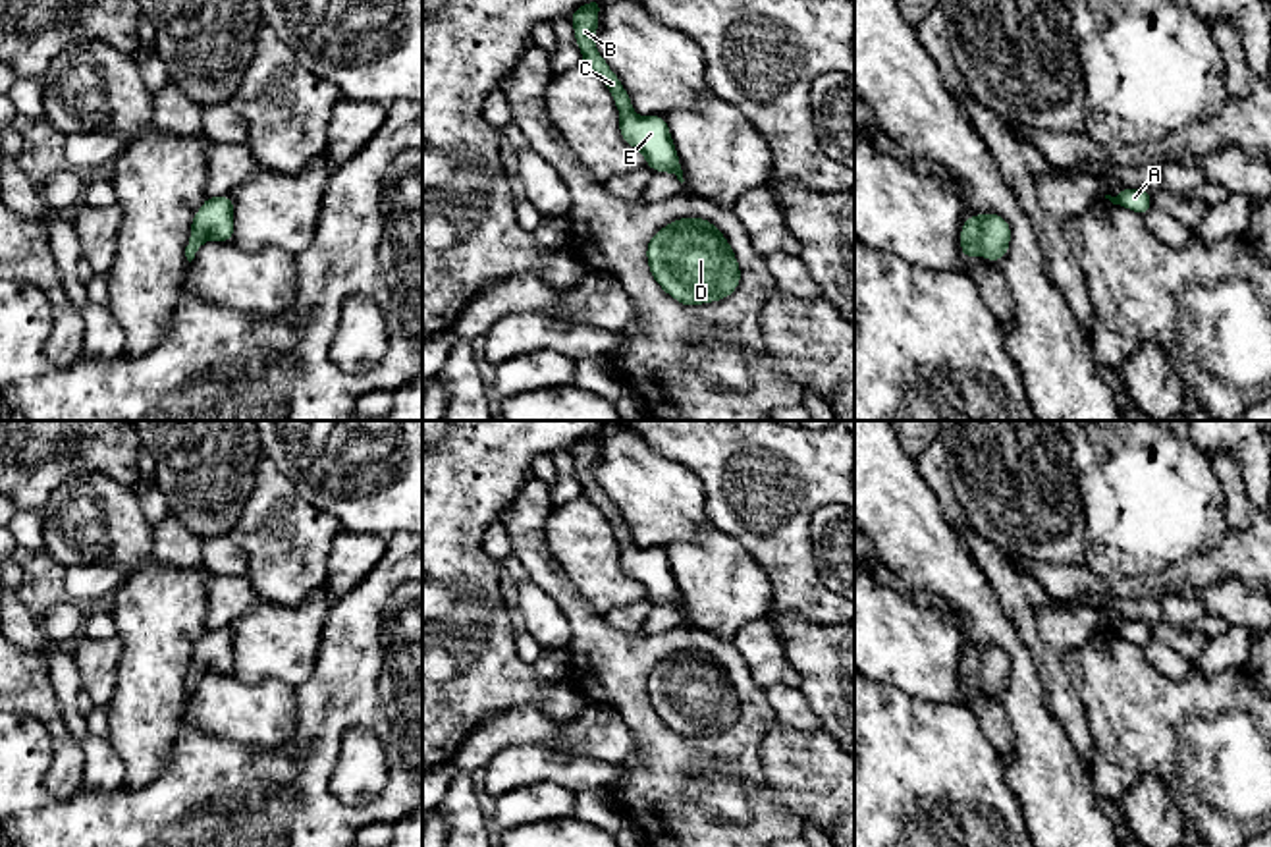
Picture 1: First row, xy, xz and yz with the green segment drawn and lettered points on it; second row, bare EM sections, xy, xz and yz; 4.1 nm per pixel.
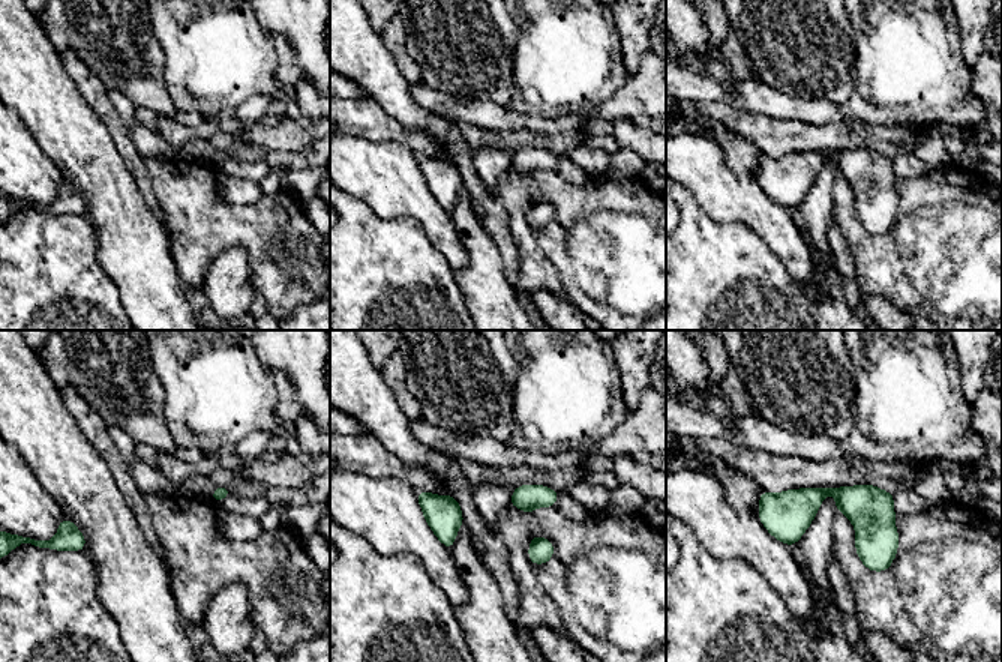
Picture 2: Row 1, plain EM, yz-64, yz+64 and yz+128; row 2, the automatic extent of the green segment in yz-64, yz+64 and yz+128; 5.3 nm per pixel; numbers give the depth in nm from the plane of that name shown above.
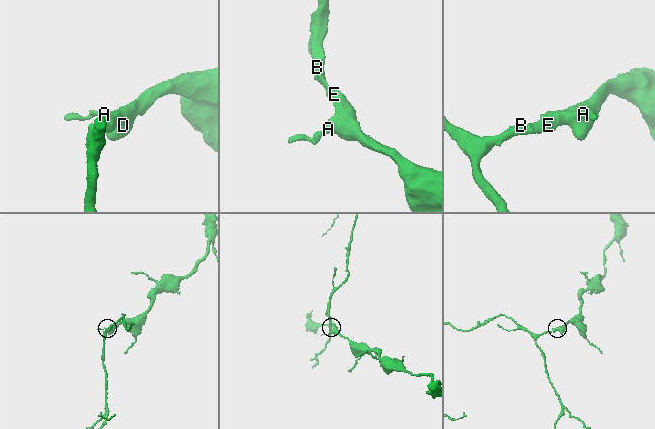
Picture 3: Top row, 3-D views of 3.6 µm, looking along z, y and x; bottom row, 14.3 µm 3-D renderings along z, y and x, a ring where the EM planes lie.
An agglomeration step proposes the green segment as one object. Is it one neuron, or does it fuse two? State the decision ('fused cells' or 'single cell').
single cell

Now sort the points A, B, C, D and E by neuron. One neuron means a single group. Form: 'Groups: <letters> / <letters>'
Groups: A B C D E

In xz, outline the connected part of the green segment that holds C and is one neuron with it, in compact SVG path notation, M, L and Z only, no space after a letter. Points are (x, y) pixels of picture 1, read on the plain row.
M594 432L577 440L569 448L575 459L575 473L582 484L582 496L590 500L611 525L617 544L621 546L619 565L623 573L642 585L648 600L652 600L654 604L675 606L677 612L683 615L685 612L679 587L673 577L665 550L635 546L631 529L594 478L600 440L602 432Z

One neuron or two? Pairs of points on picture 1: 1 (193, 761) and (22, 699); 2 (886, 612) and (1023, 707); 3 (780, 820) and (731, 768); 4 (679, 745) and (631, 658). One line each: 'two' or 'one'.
1: two
2: two
3: one
4: one

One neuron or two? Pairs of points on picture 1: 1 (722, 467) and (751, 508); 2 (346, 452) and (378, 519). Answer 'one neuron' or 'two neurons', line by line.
1: one neuron
2: one neuron

